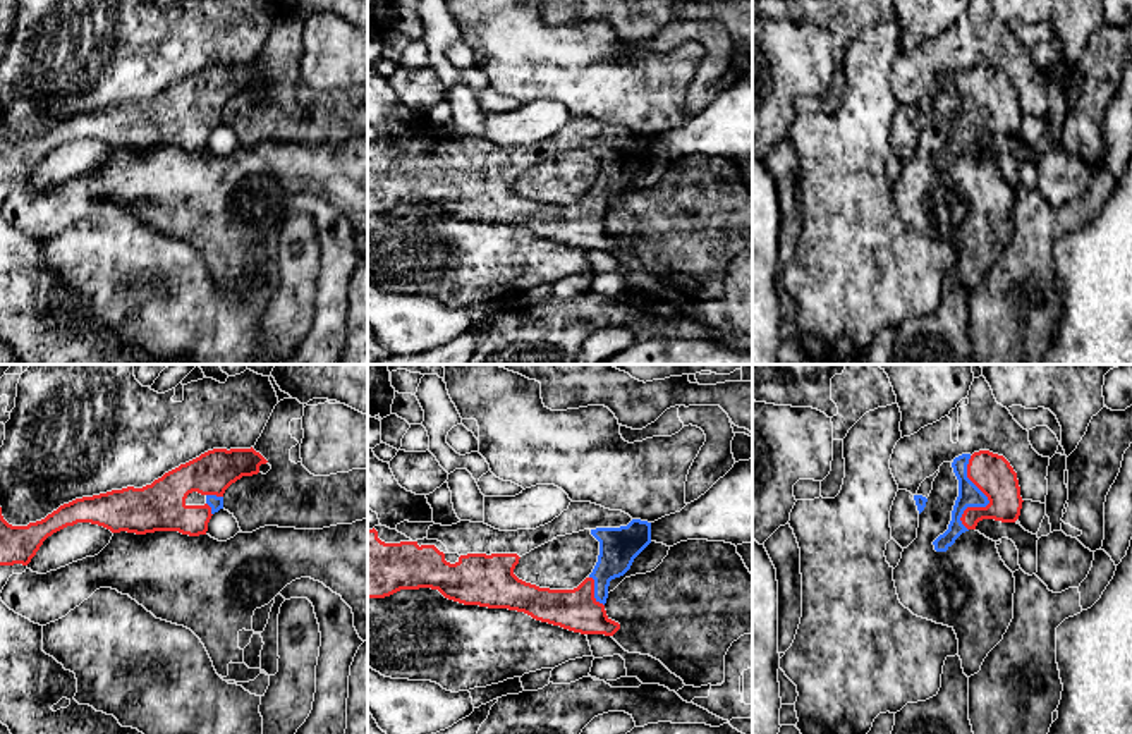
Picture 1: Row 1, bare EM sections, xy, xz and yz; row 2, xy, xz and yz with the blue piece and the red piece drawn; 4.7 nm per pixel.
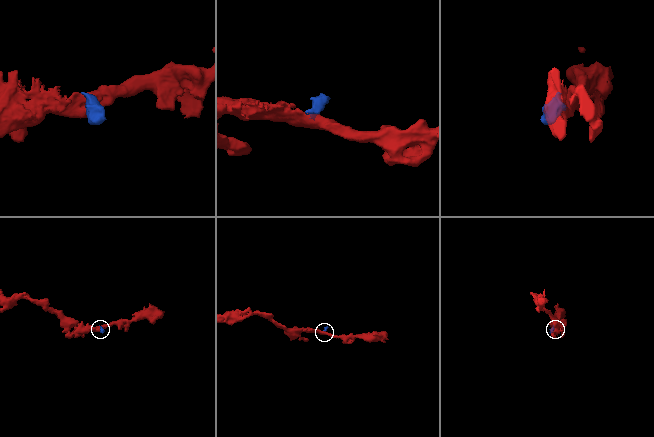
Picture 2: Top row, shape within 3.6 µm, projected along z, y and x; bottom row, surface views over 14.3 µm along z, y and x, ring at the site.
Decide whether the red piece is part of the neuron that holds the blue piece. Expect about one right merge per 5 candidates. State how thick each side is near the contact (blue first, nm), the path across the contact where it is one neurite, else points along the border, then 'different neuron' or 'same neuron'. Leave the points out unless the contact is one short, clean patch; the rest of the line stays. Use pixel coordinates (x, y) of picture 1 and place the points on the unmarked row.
110 nm thick on the blue side, 190 nm on the other; runs through yz (969, 110), (988, 116), (988, 91), (992, 88); same neuron

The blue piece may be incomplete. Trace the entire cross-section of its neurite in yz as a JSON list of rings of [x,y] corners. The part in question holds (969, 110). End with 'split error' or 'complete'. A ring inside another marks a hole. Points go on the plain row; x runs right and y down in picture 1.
[[[989,65],[962,69],[952,83],[959,95],[959,112],[948,144],[933,156],[936,167],[946,167],[983,134],[1015,138],[1024,117],[1017,88],[1003,70]]] | split error

